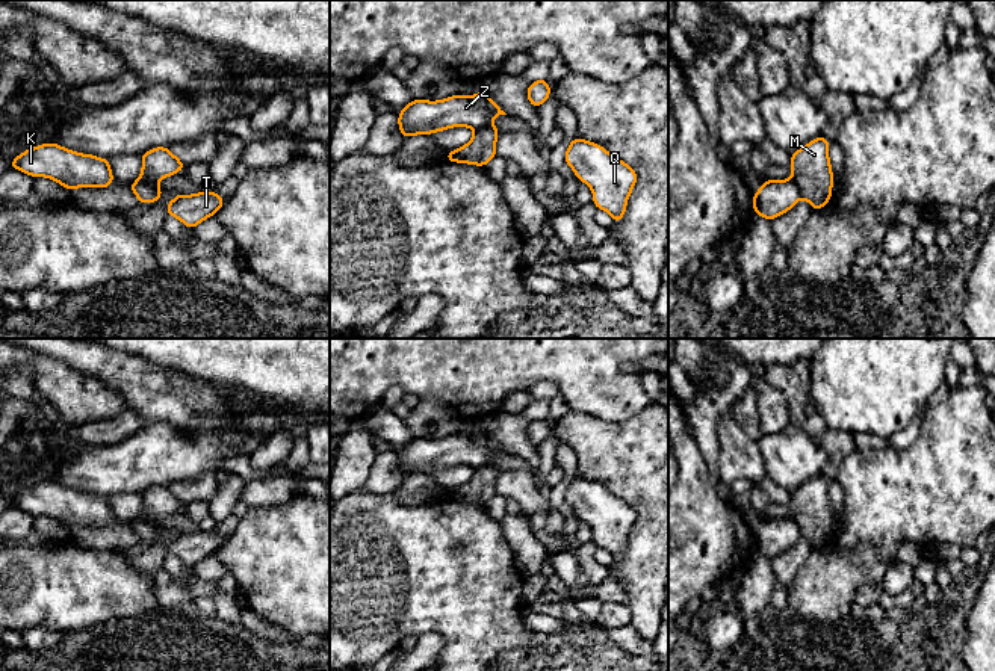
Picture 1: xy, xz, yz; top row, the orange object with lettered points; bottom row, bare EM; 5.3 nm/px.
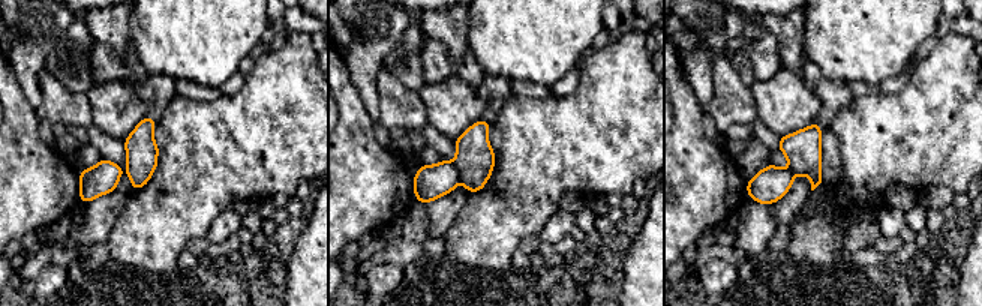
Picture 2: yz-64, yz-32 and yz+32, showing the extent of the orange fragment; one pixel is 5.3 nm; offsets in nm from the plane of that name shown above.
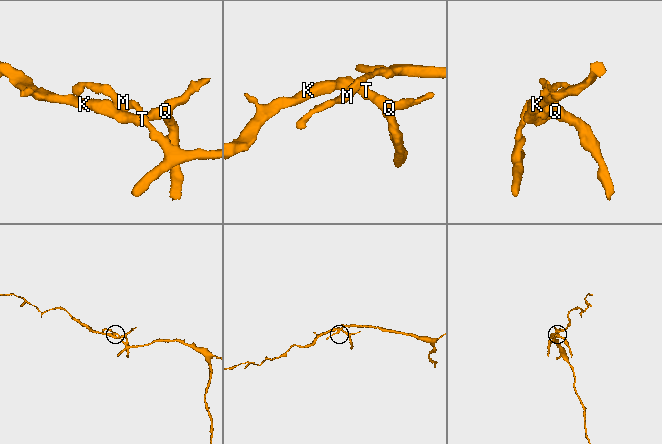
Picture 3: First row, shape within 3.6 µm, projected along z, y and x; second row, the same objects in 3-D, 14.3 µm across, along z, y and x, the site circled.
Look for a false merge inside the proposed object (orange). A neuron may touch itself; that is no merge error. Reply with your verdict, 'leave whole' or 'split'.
split

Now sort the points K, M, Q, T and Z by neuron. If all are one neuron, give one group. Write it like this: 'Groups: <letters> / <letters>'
Groups: K Q T Z / M

